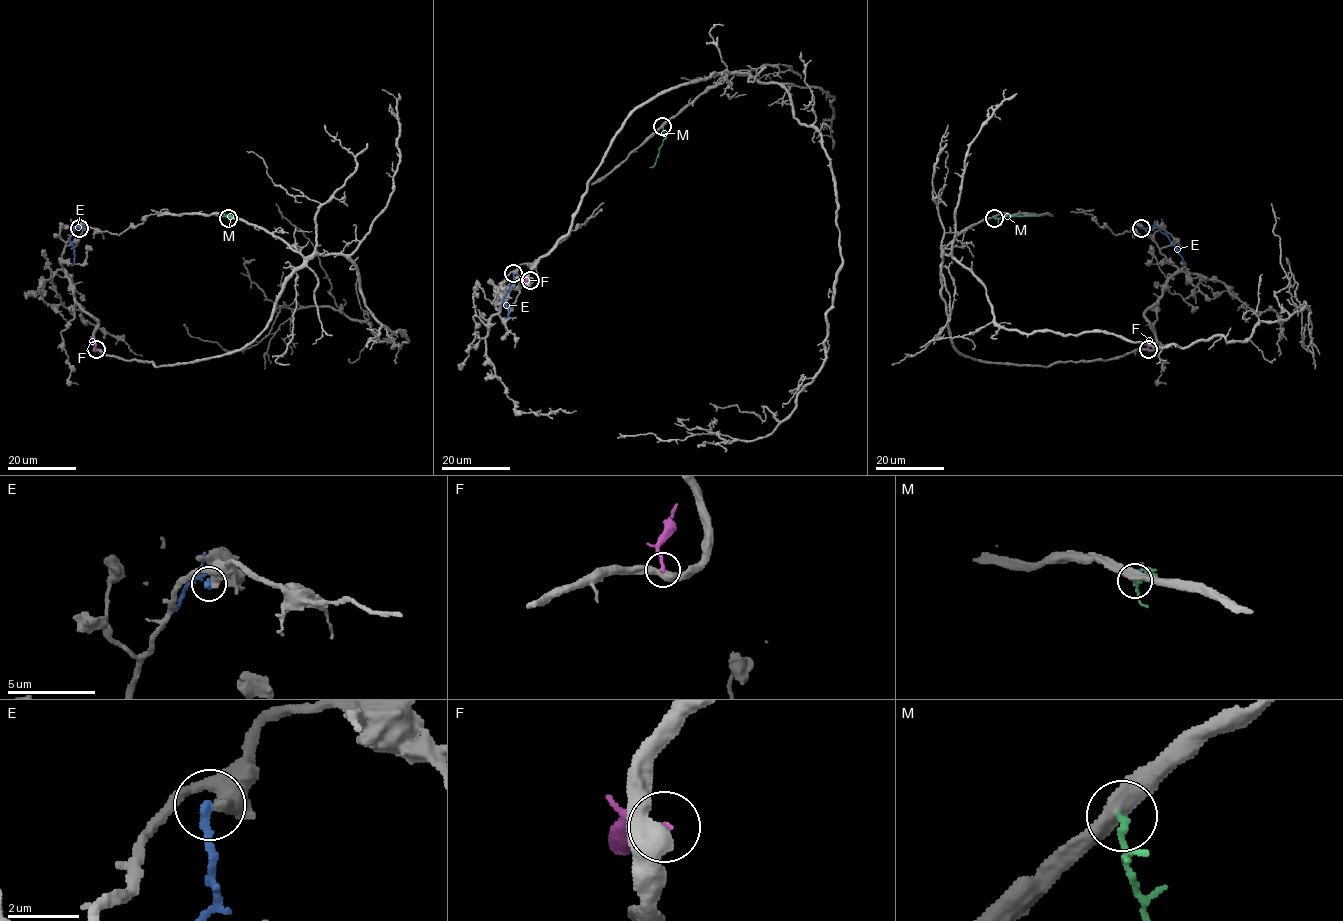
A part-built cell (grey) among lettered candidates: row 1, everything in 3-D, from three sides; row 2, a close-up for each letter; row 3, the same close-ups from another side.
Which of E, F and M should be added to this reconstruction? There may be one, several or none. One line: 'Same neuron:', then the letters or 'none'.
Same neuron: M

